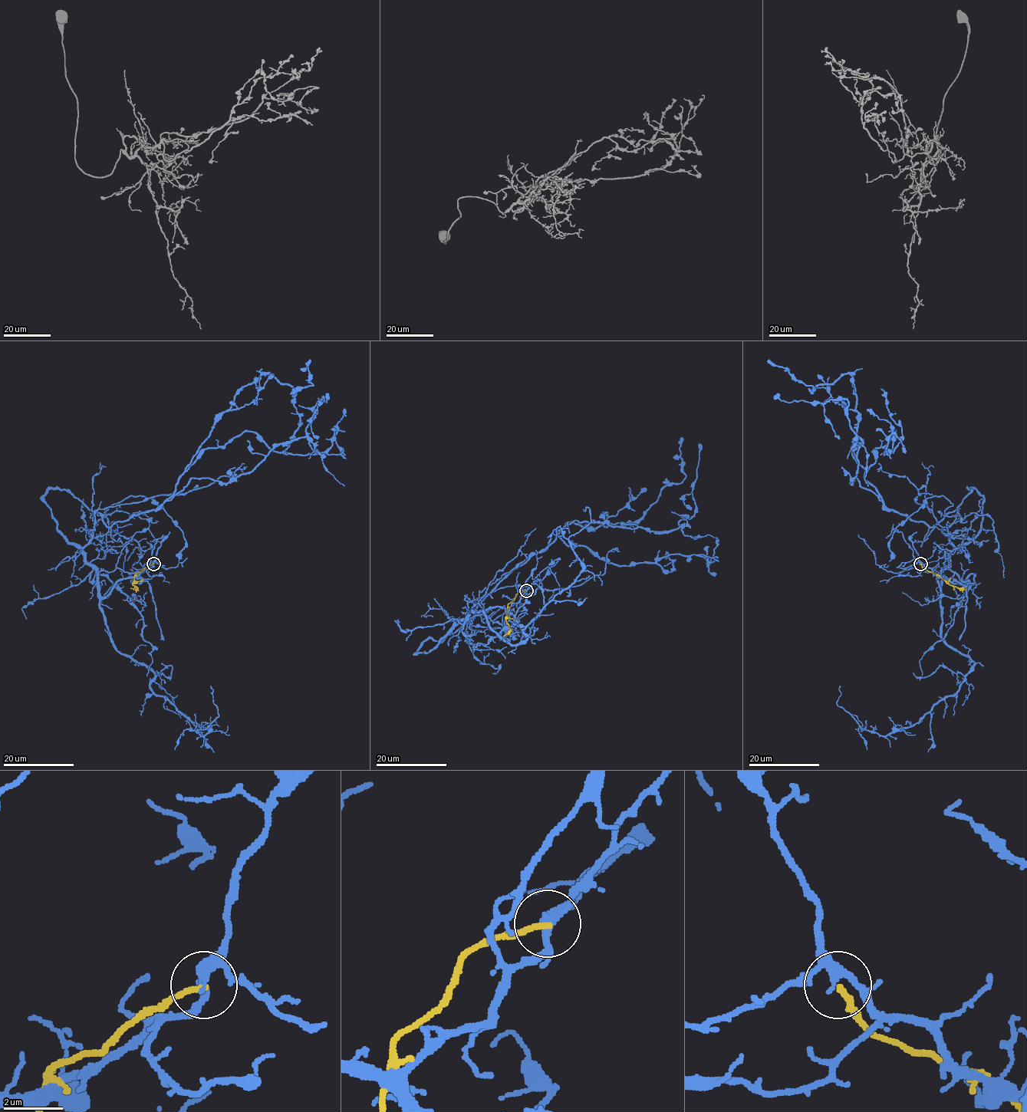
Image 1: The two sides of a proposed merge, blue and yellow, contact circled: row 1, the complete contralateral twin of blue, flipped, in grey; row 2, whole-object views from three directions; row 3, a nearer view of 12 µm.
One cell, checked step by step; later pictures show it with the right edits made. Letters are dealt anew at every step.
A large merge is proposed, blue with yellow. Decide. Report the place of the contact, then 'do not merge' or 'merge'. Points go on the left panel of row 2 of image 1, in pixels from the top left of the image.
place (153, 564); do not merge

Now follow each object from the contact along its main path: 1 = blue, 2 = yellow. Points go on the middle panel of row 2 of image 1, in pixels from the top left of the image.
1: (525, 590), (455, 624), (574, 521), (677, 528), (695, 514), (698, 444)
2: (525, 590), (518, 592), (508, 605), (505, 620), (510, 627), (502, 636)

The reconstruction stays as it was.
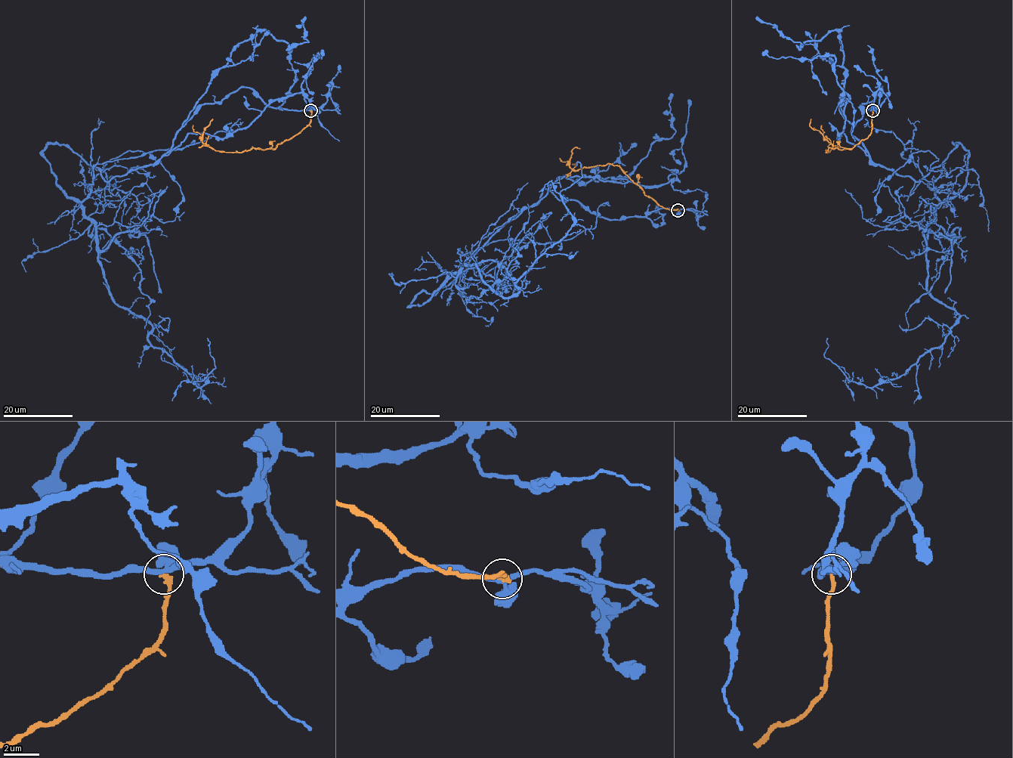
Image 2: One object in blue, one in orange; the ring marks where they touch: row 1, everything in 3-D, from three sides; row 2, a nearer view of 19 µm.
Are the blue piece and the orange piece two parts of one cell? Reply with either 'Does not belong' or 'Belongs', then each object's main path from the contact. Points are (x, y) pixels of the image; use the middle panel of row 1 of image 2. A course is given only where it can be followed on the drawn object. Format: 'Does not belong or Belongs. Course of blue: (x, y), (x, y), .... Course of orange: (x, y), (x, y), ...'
Does not belong. Course of blue: (677, 210), (607, 220), (543, 189), (449, 277), (475, 265), (514, 296), (573, 223), (574, 165). Course of orange: (677, 210), (665, 209), (646, 195), (618, 165), (607, 164), (573, 170), (569, 165), (572, 150), (579, 148)

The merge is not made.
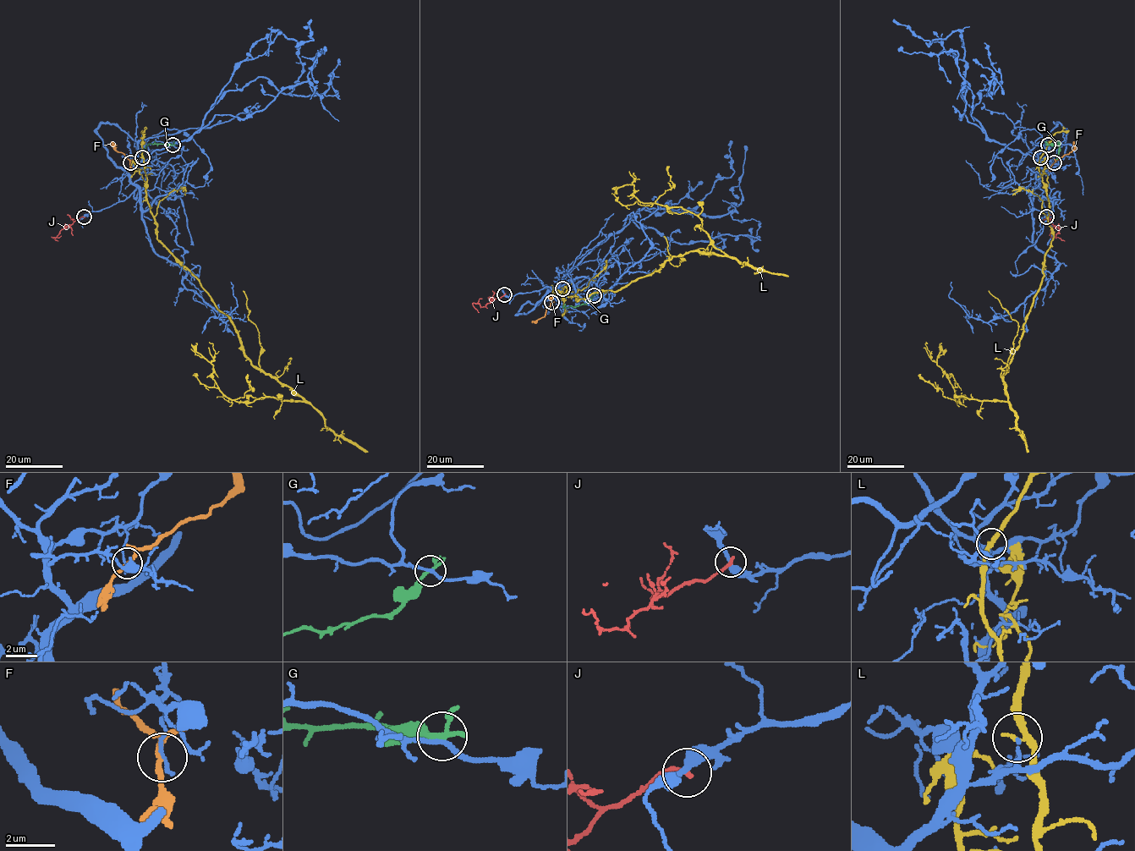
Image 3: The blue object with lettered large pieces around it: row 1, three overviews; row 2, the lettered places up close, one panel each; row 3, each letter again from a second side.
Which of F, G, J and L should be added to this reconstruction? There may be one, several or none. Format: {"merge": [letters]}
{"merge": []}

